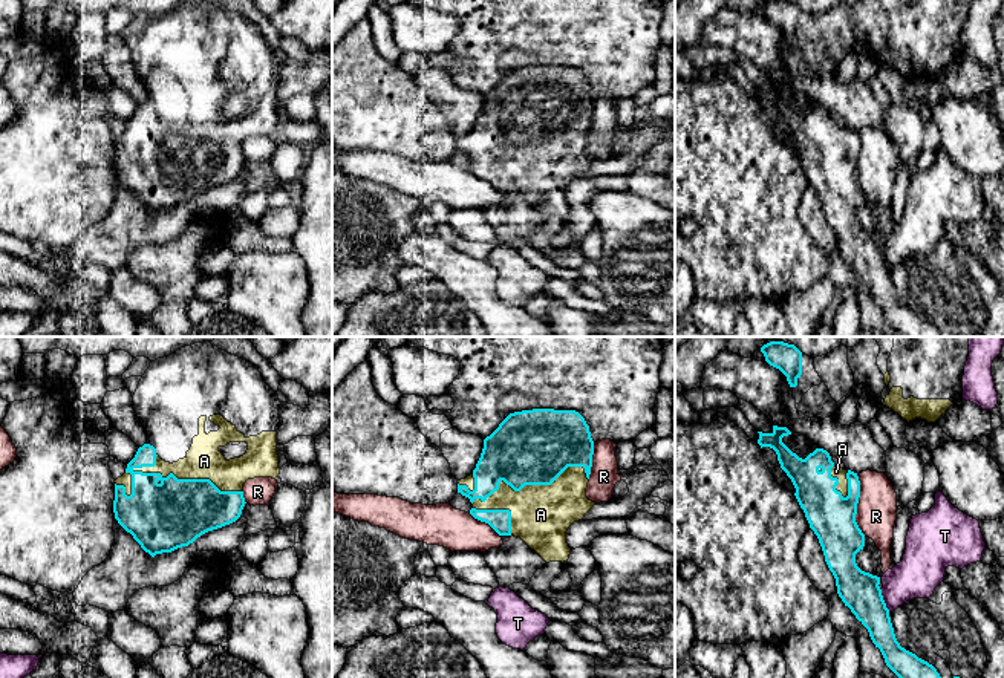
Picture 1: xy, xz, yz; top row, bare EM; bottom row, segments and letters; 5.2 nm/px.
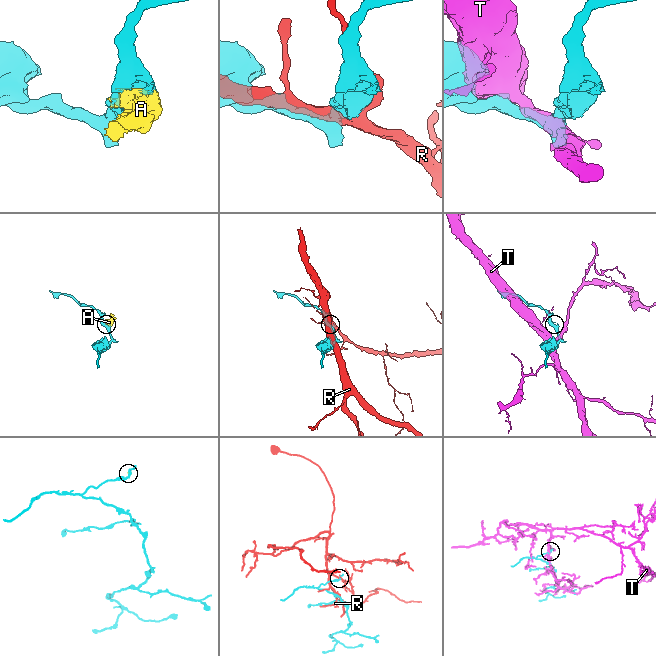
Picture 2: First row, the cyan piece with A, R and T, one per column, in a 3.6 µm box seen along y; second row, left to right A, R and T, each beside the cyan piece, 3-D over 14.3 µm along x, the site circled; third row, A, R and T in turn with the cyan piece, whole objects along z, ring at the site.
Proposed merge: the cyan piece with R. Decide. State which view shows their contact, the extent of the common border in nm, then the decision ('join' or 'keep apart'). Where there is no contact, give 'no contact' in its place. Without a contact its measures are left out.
yz | 320 nm | keep apart

